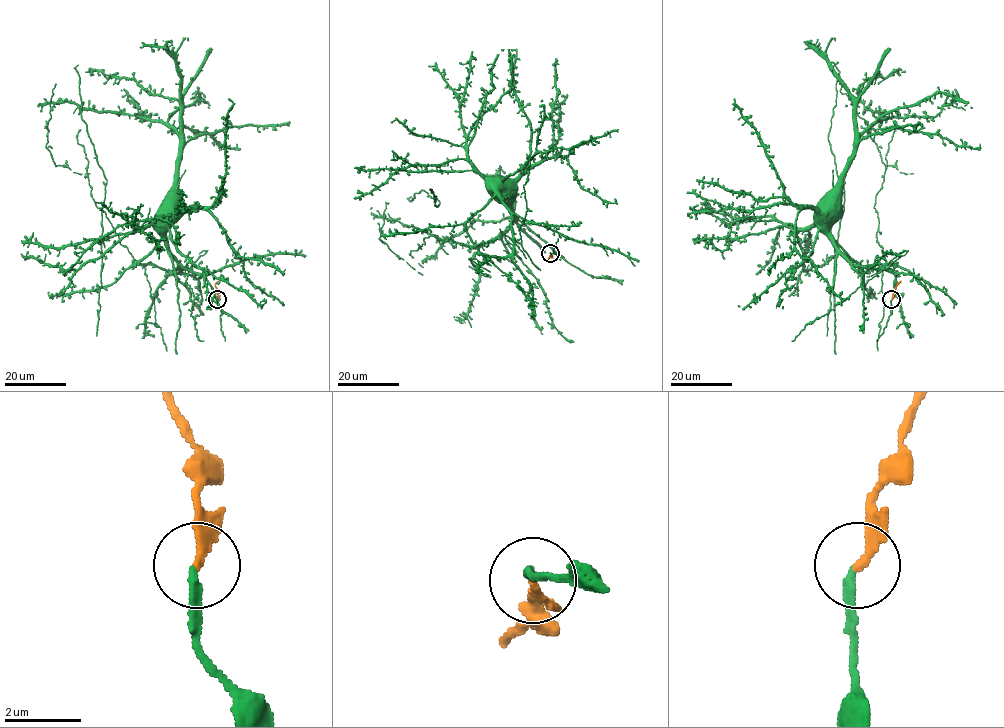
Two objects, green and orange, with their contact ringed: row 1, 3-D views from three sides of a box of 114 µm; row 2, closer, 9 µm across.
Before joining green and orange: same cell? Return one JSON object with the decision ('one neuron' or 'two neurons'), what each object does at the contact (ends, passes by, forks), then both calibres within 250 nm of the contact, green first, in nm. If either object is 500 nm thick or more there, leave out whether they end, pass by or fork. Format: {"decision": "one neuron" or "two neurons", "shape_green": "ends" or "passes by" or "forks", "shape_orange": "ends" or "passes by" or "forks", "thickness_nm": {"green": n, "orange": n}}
{"decision": "one neuron", "shape_green": "ends", "shape_orange": "ends", "thickness_nm": {"green": 240, "orange": 240}}

